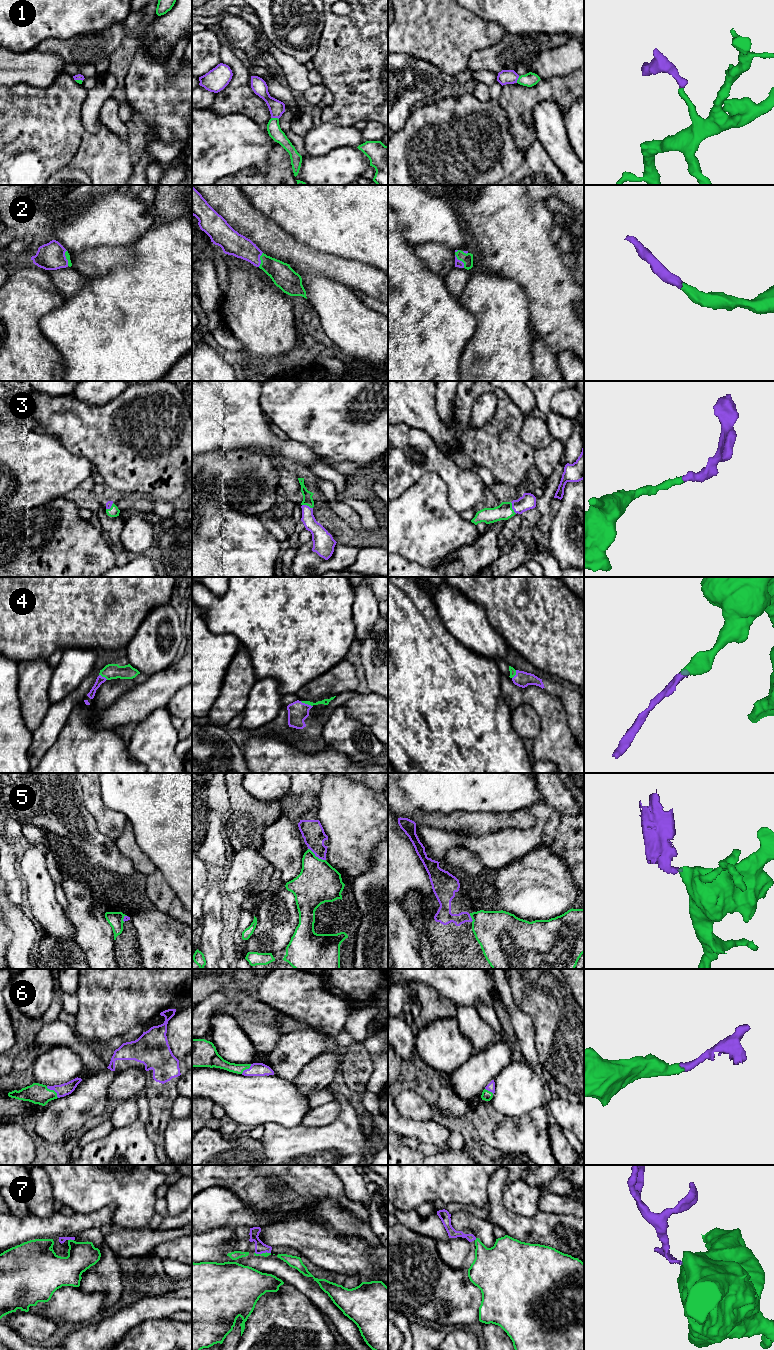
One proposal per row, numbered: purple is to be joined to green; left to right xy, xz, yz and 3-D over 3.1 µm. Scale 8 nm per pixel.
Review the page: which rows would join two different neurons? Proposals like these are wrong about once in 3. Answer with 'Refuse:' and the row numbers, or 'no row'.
Refuse: 5, 7

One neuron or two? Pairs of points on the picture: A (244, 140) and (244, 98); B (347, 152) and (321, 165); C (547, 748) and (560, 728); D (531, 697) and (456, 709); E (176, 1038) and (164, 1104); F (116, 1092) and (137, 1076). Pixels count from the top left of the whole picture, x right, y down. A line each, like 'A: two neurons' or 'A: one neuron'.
A: two neurons
B: one neuron
C: one neuron
D: two neurons
E: two neurons
F: one neuron

